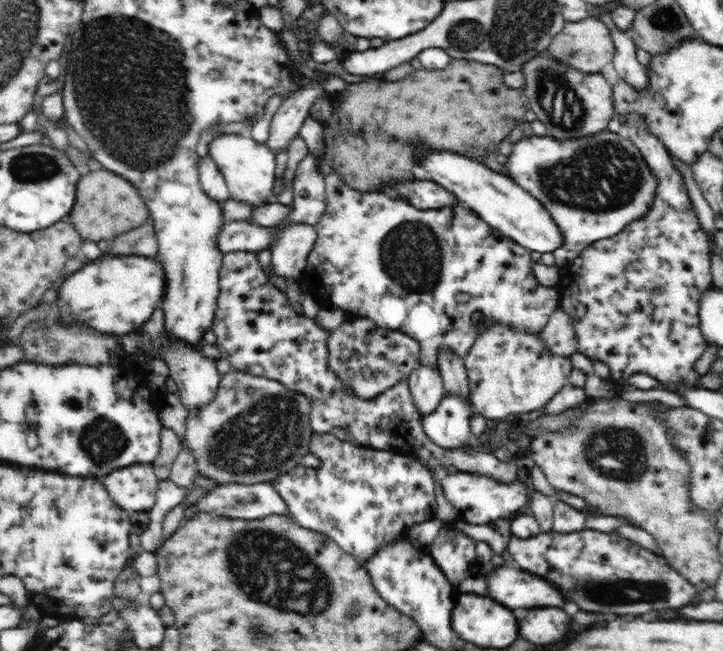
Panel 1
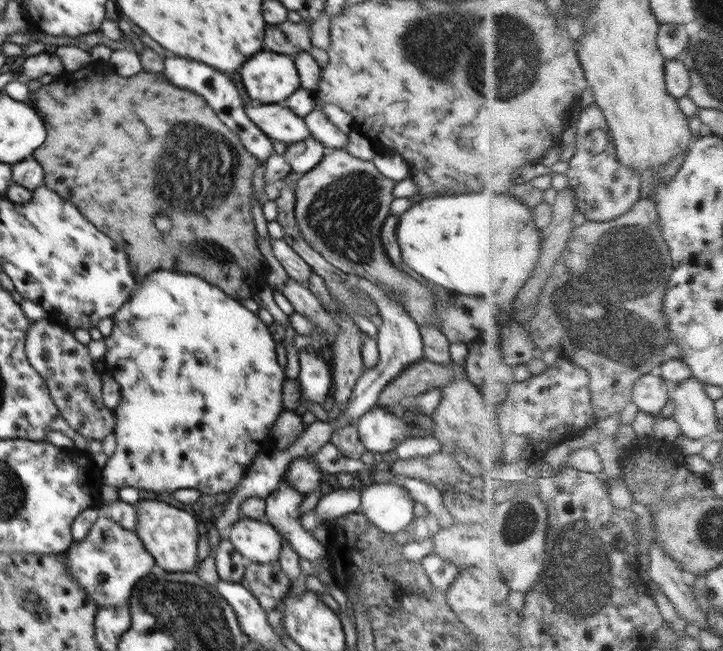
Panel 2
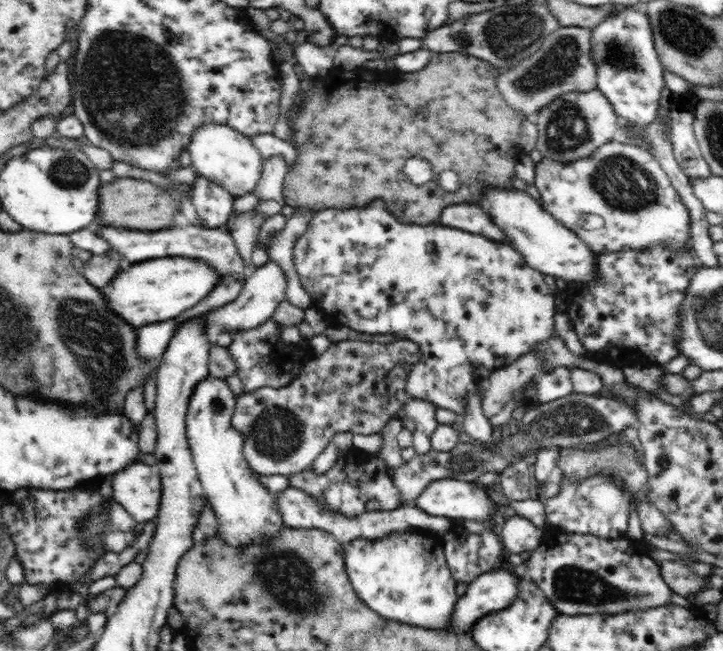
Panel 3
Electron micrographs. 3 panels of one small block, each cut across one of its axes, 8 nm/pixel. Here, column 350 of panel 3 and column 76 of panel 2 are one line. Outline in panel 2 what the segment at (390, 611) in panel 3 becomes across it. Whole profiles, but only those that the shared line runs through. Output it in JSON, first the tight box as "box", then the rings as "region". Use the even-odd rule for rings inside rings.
{"box":[65,515,155,606],"region":[[[100,515],[90,532],[79,541],[73,541],[65,551],[65,566],[82,591],[86,591],[96,606],[129,606],[137,582],[149,575],[155,558],[146,550],[135,531],[122,528],[110,517]]]}

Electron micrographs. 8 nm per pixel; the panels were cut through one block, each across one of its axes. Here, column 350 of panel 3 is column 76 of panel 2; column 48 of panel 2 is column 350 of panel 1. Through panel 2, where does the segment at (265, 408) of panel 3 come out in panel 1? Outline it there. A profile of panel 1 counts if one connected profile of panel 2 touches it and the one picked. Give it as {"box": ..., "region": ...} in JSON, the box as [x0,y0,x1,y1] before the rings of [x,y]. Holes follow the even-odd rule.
{"box":[327,318,420,400],"region":[[[350,318],[335,329],[328,340],[327,363],[351,394],[362,400],[372,400],[384,390],[409,379],[419,364],[420,345],[400,332],[378,327],[368,319]]]}

